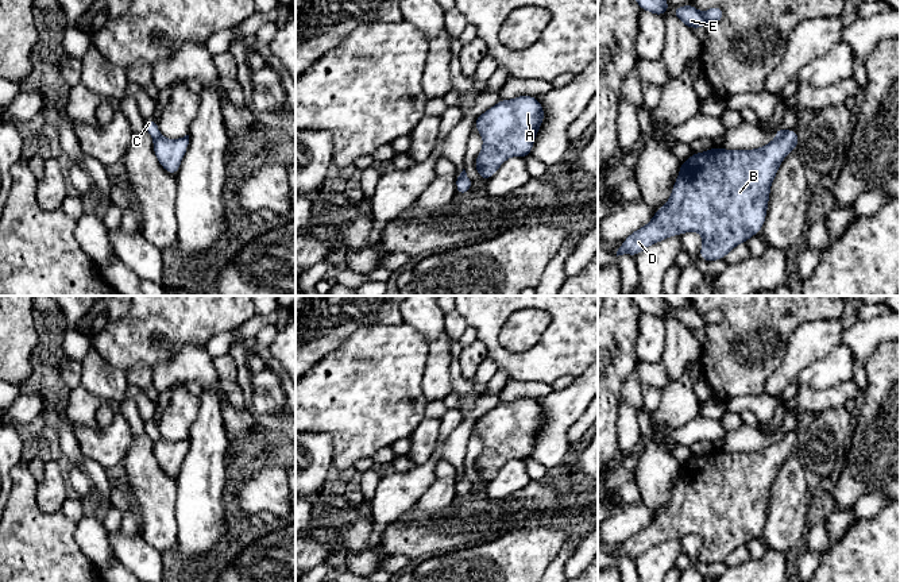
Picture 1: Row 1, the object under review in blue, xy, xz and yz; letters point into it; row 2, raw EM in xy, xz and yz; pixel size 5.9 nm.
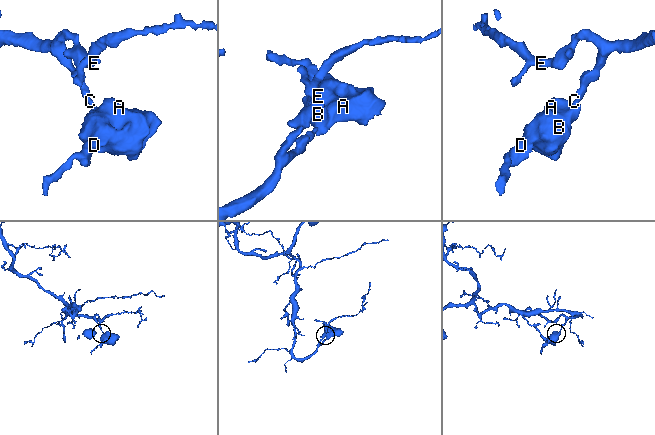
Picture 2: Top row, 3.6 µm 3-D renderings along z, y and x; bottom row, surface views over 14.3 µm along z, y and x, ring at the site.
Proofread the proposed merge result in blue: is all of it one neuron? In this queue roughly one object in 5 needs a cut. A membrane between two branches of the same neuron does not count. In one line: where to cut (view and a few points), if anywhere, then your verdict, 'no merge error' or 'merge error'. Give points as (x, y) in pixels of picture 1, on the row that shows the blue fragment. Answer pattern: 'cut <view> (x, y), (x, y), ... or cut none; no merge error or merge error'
cut xy (159, 134), (154, 139); merge error

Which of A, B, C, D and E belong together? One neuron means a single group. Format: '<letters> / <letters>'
A B D / C E

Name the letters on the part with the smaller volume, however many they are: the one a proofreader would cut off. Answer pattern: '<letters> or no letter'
A, B, D

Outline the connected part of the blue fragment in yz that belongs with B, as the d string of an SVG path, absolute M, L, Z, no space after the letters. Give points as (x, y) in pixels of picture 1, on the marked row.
M797 130L753 150L726 150L712 147L694 153L680 162L677 180L668 201L653 213L652 220L633 231L621 244L618 255L634 258L646 247L685 232L699 232L703 238L699 258L706 262L723 259L738 244L758 234L765 223L772 182L784 158L797 147Z

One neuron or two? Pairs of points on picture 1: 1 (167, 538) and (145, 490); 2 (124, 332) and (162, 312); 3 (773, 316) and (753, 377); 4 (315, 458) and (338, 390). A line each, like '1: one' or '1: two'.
1: one
2: one
3: one
4: two

